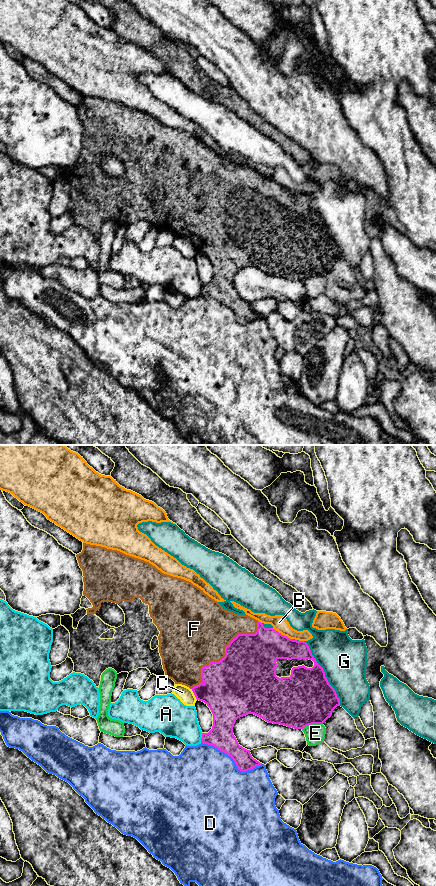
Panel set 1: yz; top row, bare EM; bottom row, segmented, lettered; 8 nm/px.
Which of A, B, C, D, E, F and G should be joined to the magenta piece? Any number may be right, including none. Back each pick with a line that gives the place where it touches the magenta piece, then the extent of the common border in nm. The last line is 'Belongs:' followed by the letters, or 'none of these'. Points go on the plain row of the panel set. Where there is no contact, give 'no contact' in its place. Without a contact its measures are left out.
F: meets magenta in yz at (225, 206); contact 750 nm long
Belongs: F

